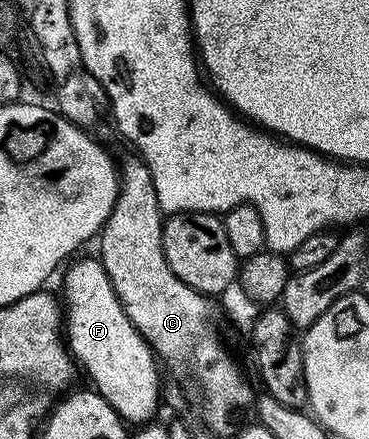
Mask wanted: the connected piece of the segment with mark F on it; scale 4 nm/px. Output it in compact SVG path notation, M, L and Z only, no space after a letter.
M100 258L72 263L68 264L69 272L65 275L63 298L63 338L69 354L79 364L80 370L89 374L94 383L90 384L97 394L103 396L118 415L141 415L145 403L155 402L163 391L163 383L157 380L155 352L121 308L121 301Z

